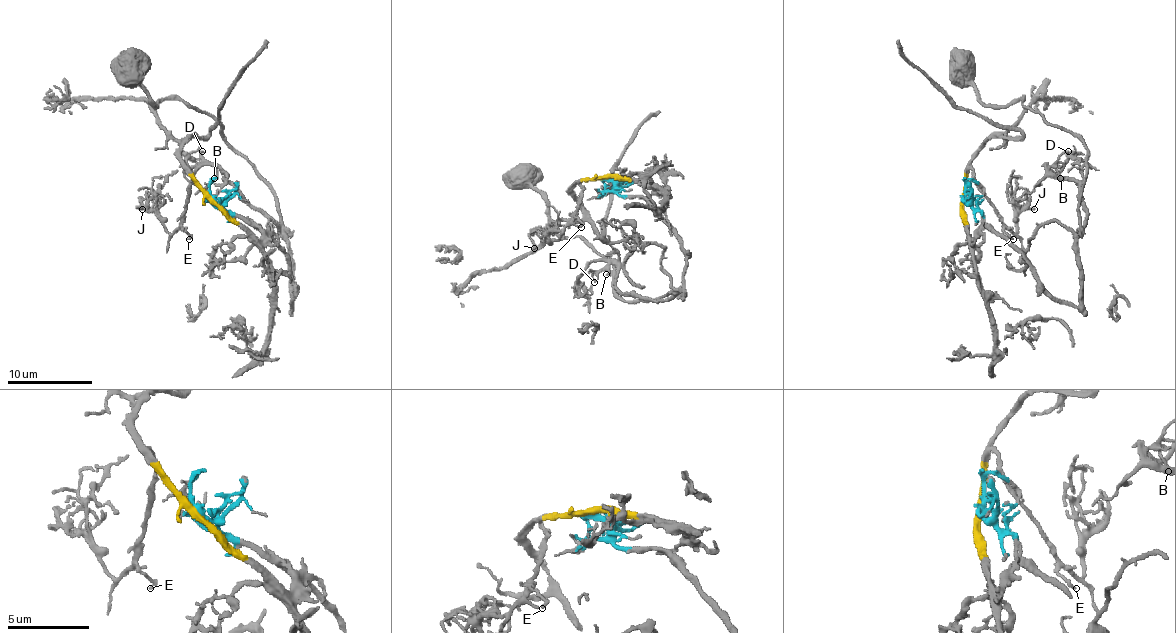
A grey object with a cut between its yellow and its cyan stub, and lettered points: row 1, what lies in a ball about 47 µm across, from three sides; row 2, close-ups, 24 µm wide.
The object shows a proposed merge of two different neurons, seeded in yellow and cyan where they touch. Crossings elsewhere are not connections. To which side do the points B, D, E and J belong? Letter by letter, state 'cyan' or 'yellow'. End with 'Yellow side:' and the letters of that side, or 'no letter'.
B: cyan
D: cyan
E: yellow
J: yellow
Yellow side: E, J

